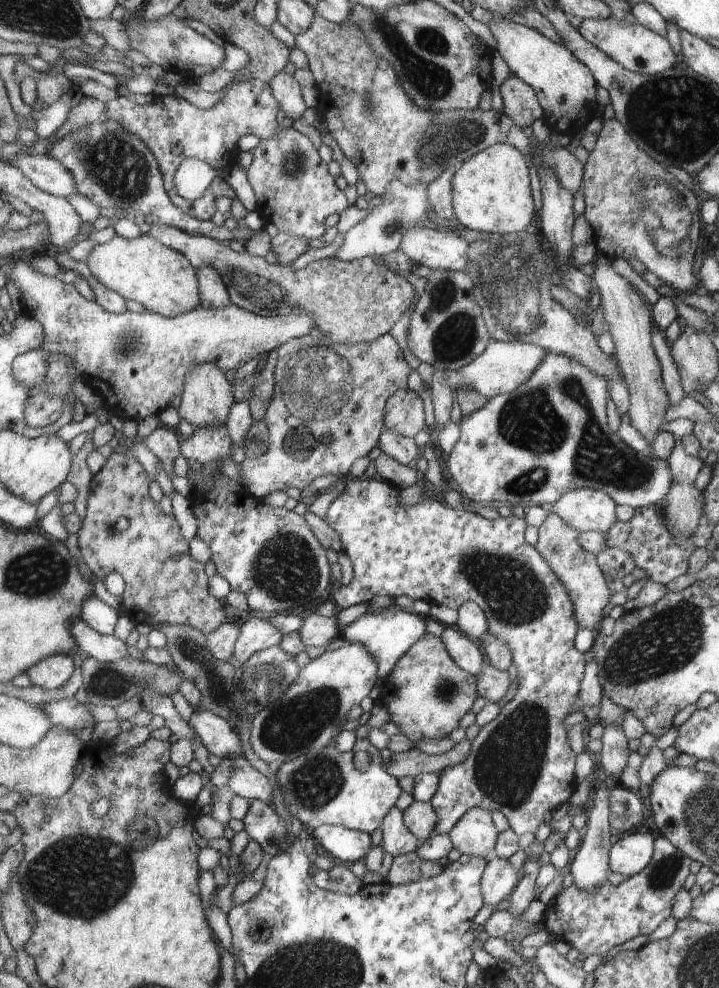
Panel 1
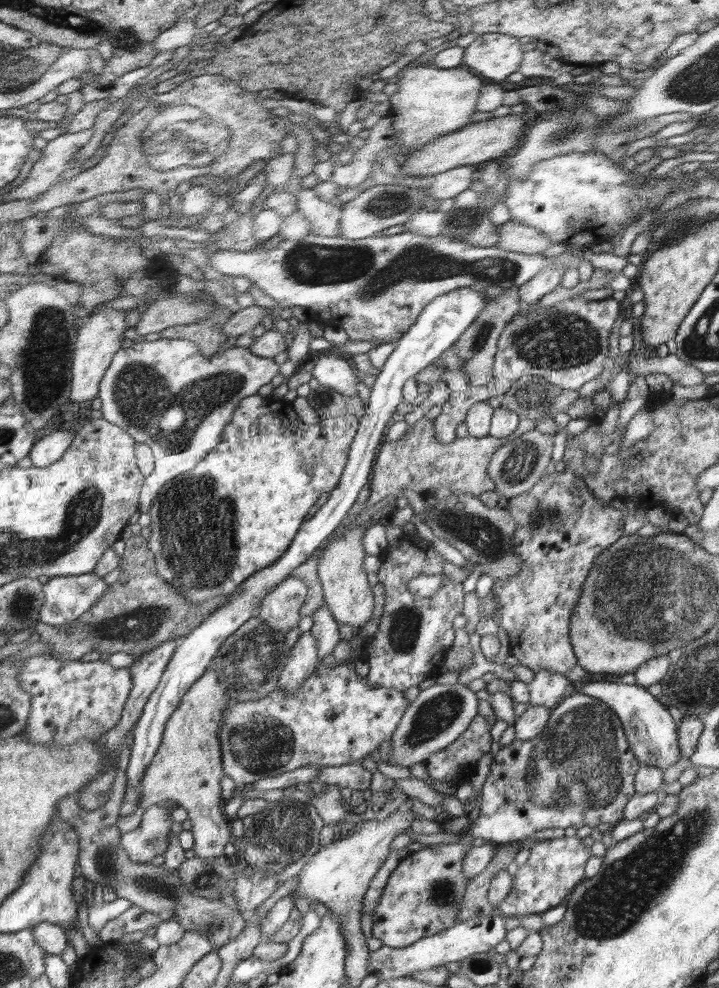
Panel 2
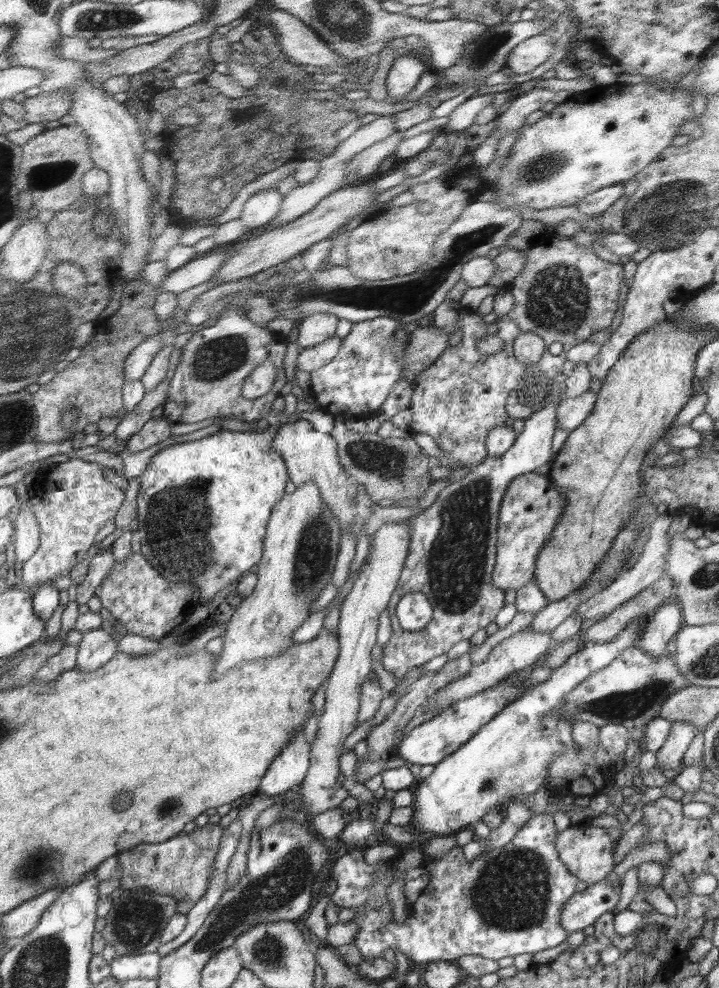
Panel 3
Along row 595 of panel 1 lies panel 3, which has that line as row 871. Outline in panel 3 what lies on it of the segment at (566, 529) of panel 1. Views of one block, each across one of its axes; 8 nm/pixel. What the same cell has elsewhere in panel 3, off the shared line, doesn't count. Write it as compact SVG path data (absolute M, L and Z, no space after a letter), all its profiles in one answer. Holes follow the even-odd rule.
M572 825L567 830L557 832L555 839L556 850L558 850L561 860L568 866L569 871L584 881L588 887L604 880L612 872L615 866L616 843L616 836L610 829L596 828L592 825Z

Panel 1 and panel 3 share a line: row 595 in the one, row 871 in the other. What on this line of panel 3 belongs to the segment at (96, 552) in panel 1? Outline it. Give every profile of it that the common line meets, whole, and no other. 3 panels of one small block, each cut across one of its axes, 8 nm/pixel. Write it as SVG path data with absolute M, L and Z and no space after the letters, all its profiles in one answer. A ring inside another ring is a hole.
M207 823L203 828L196 827L193 832L182 831L162 843L143 843L119 852L119 888L148 888L156 894L174 896L178 902L178 913L188 914L208 889L208 876L212 873L212 862L216 861L222 836L223 829L219 824Z

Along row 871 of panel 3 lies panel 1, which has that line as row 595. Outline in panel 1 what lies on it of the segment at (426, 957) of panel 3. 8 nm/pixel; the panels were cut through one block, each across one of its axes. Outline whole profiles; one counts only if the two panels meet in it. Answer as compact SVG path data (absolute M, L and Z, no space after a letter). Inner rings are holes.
M352 477L345 480L345 488L340 496L332 502L326 512L326 521L340 535L342 540L342 551L349 557L353 567L353 578L347 586L341 586L332 593L332 600L338 610L349 608L362 602L368 602L374 596L390 596L391 598L398 598L399 596L408 596L412 600L422 600L430 605L444 605L446 608L458 610L465 602L474 601L478 606L482 607L482 612L488 621L488 634L498 638L498 642L506 644L510 654L512 654L512 662L516 664L517 680L512 691L512 698L504 706L502 706L500 713L488 724L481 726L478 736L472 742L473 748L469 757L464 762L450 766L446 770L440 772L440 780L438 780L438 788L430 800L430 804L437 810L438 825L434 828L434 834L449 833L454 828L454 825L461 820L464 814L470 811L470 808L478 806L486 810L498 810L504 814L512 829L520 837L526 832L534 834L536 828L544 822L544 814L550 810L562 810L566 802L570 800L570 796L574 794L574 768L577 768L576 754L572 752L568 738L566 738L566 726L564 726L564 718L570 714L572 704L577 704L578 696L580 696L580 682L584 678L584 654L578 652L574 648L574 636L580 628L577 622L576 612L574 611L573 599L570 598L570 592L566 590L565 584L558 578L557 573L541 557L541 553L536 547L528 544L524 539L524 531L526 530L526 521L524 518L519 518L514 515L510 517L498 517L497 519L486 519L479 514L464 510L456 510L446 506L438 496L426 497L424 502L416 504L416 506L404 506L398 498L400 491L393 484L384 482L380 478L363 478Z

